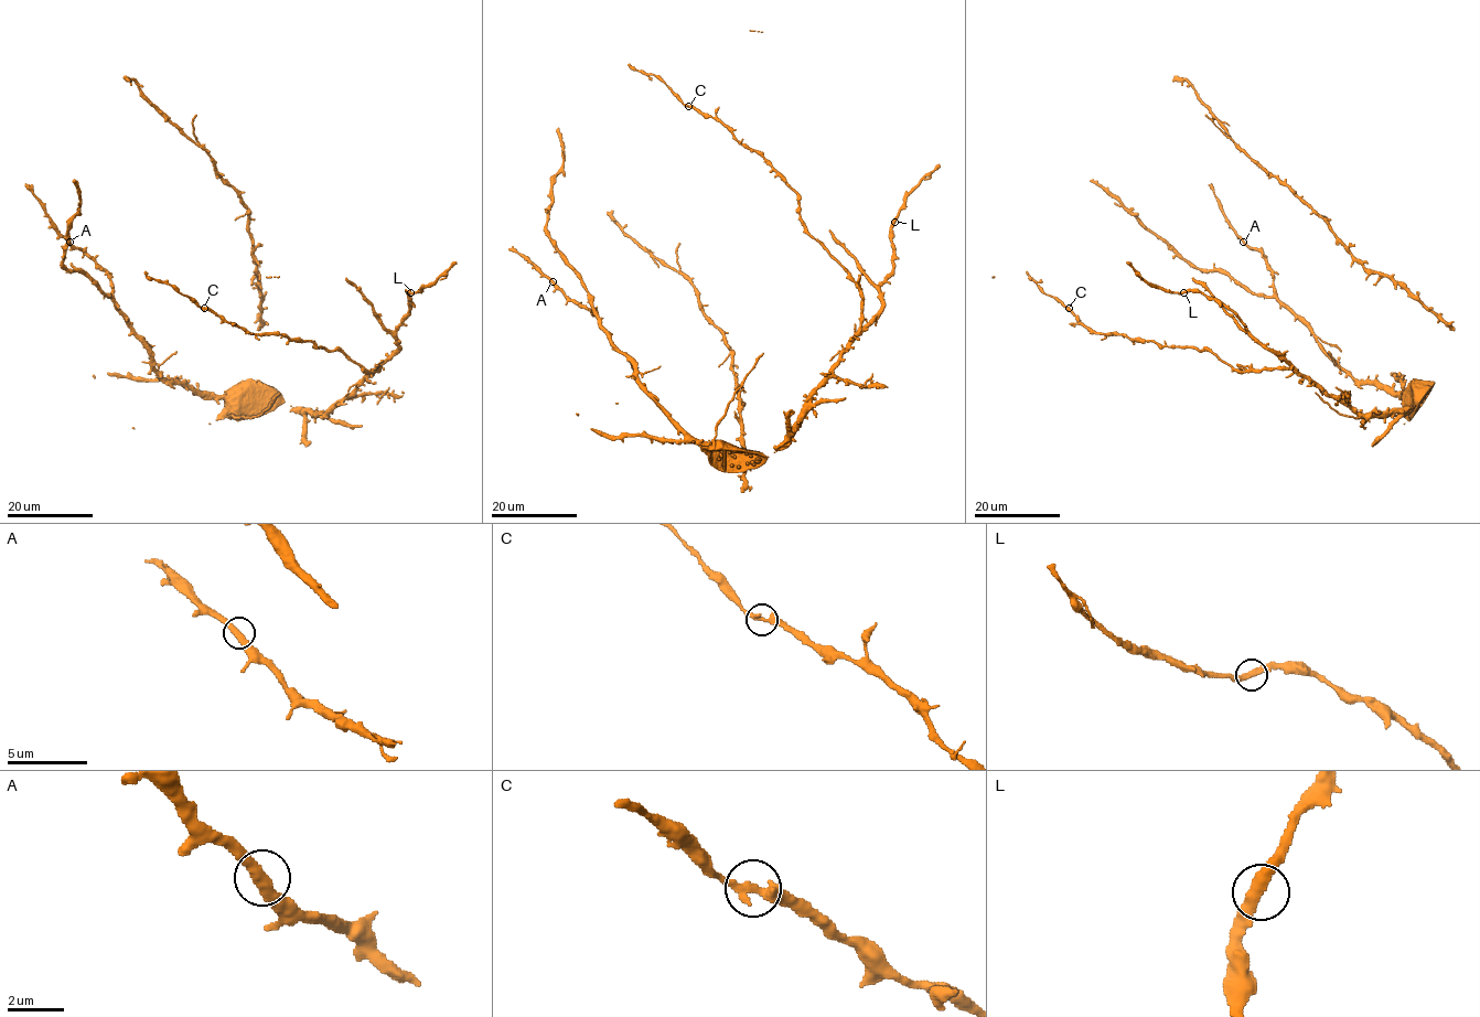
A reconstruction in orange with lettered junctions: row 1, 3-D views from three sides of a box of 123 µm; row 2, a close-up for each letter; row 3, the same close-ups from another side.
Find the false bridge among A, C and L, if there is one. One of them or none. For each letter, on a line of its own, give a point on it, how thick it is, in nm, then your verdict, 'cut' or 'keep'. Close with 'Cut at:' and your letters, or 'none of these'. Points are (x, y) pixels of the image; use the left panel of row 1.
A: (70, 242) | 360 nm | keep
C: (204, 308) | 360 nm | keep
L: (410, 292) | 360 nm | keep
Cut at: none of these

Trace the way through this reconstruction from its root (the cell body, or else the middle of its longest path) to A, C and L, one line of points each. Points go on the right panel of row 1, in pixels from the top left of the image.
A: (1417, 386), (1417, 382), (1407, 395), (1391, 395), (1374, 384), (1359, 384), (1278, 300), (1267, 260), (1243, 242)
C: (1417, 386), (1411, 408), (1358, 414), (1293, 370), (1239, 371), (1207, 350), (1095, 334), (1069, 308)
L: (1417, 386), (1419, 381), (1419, 400), (1411, 408), (1358, 414), (1263, 346), (1223, 304), (1200, 292), (1183, 292)

